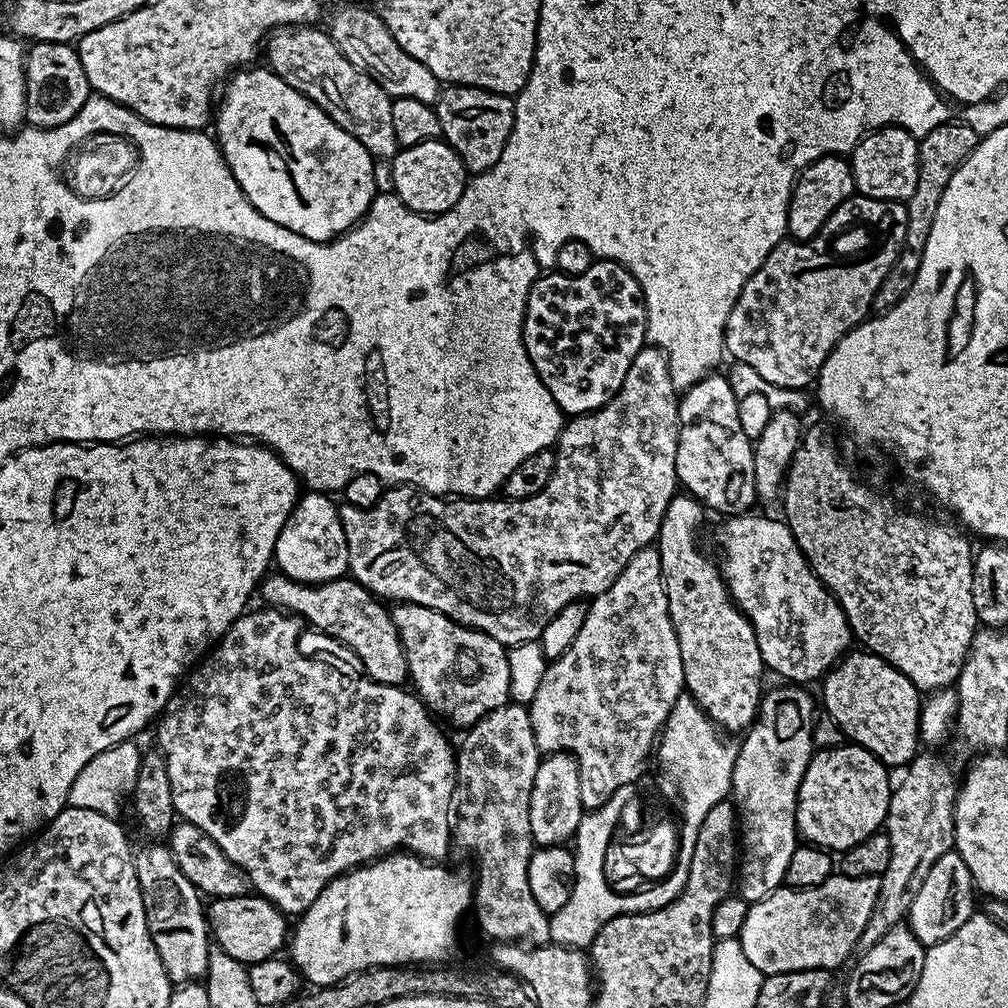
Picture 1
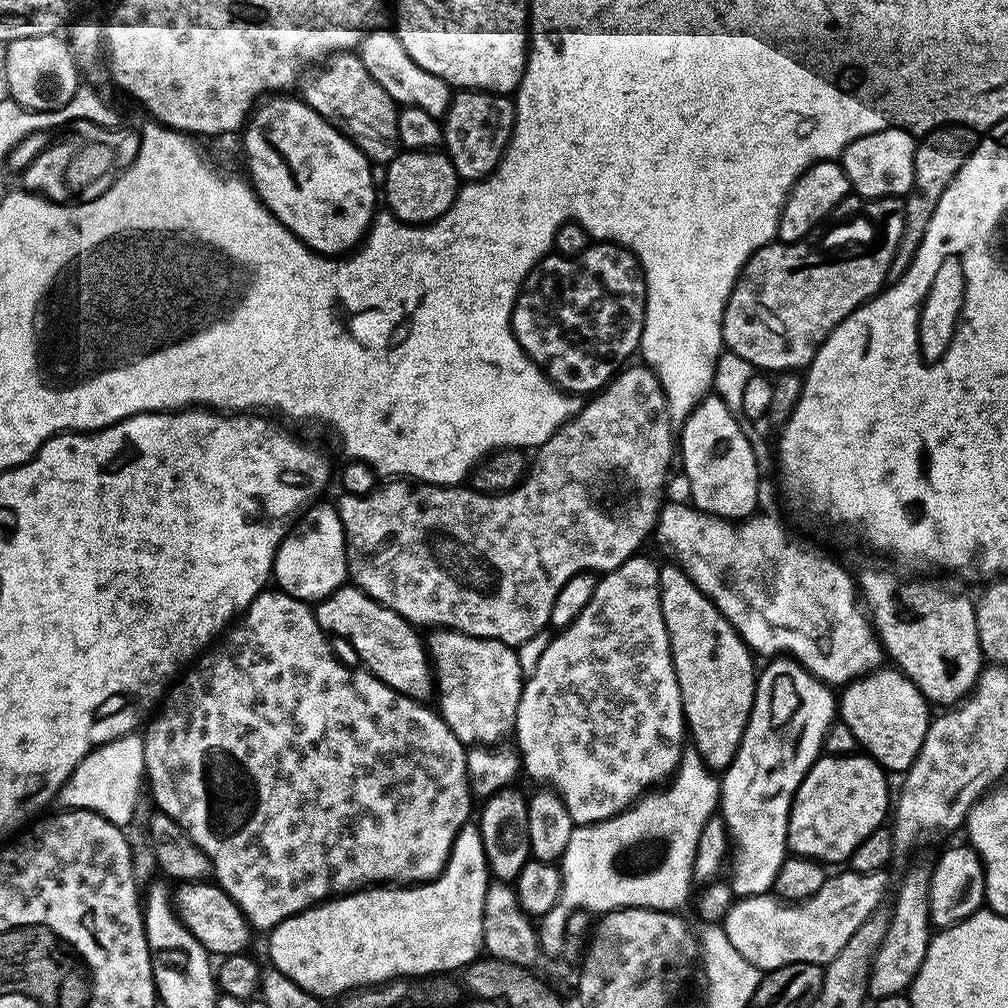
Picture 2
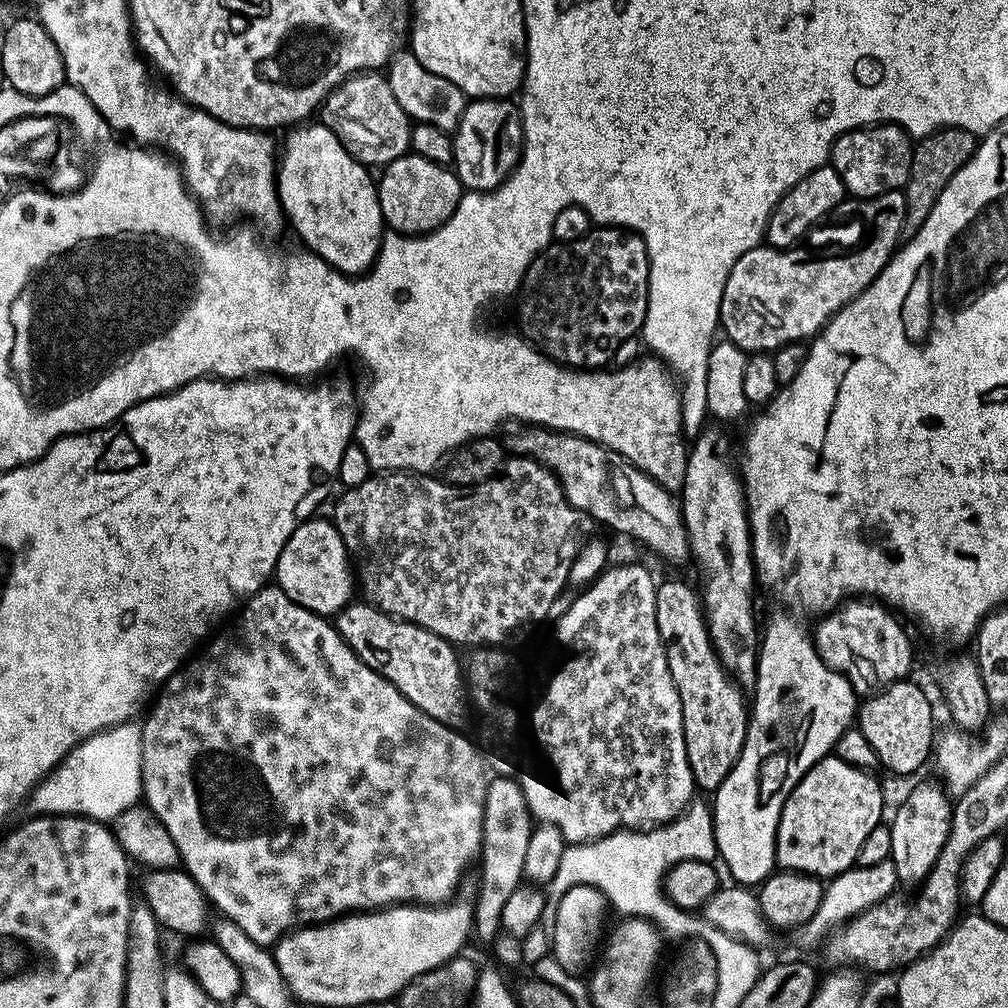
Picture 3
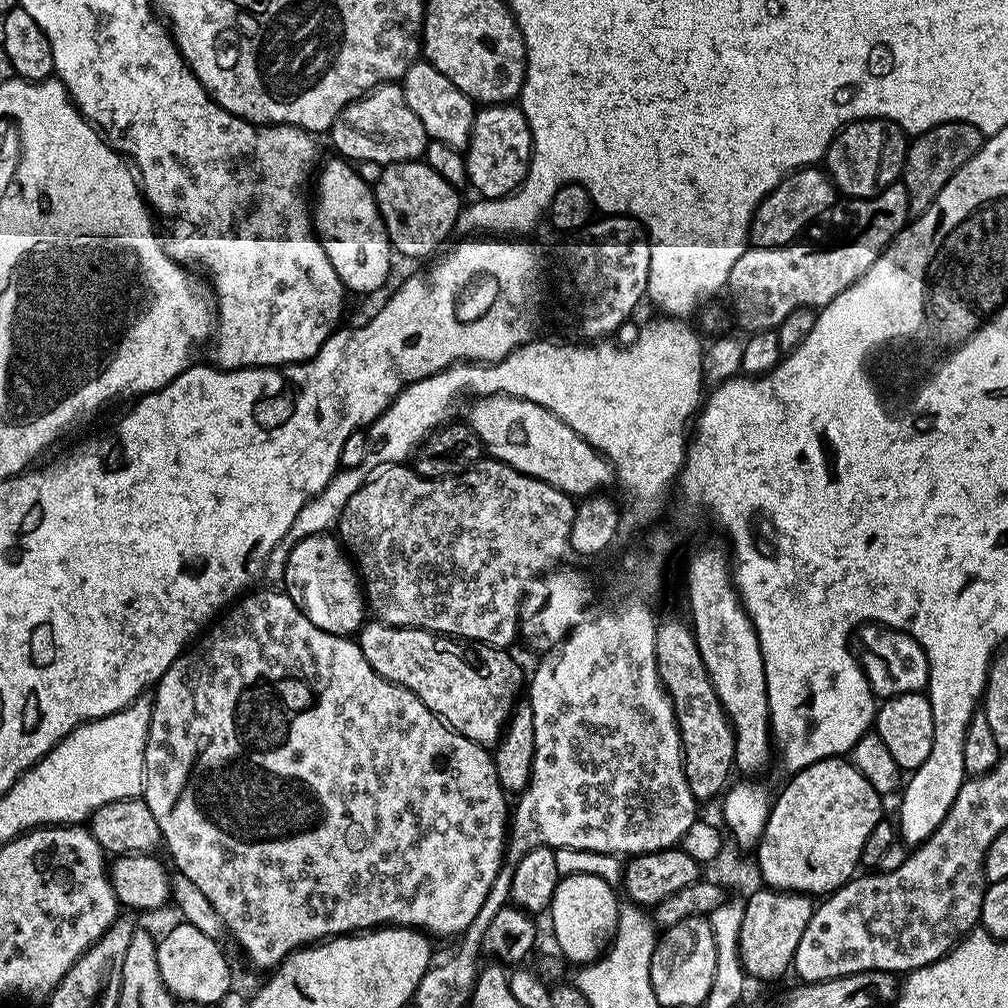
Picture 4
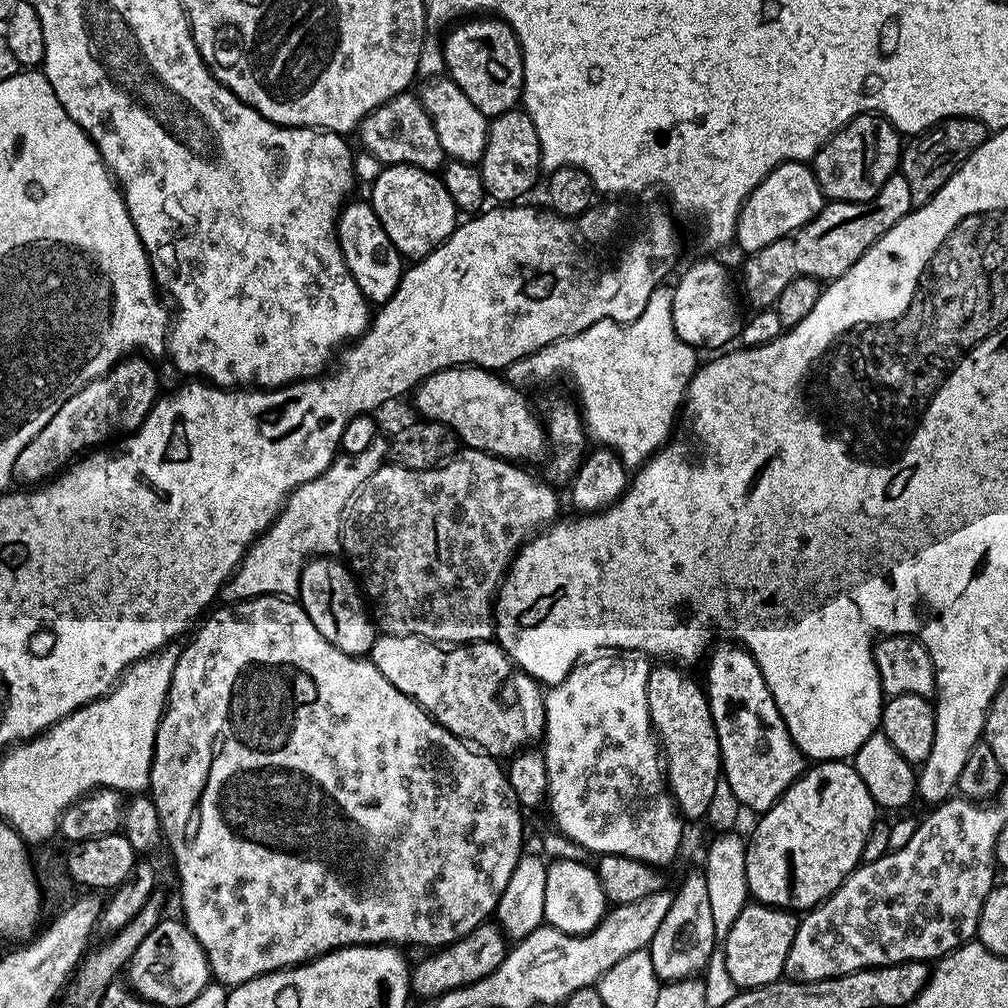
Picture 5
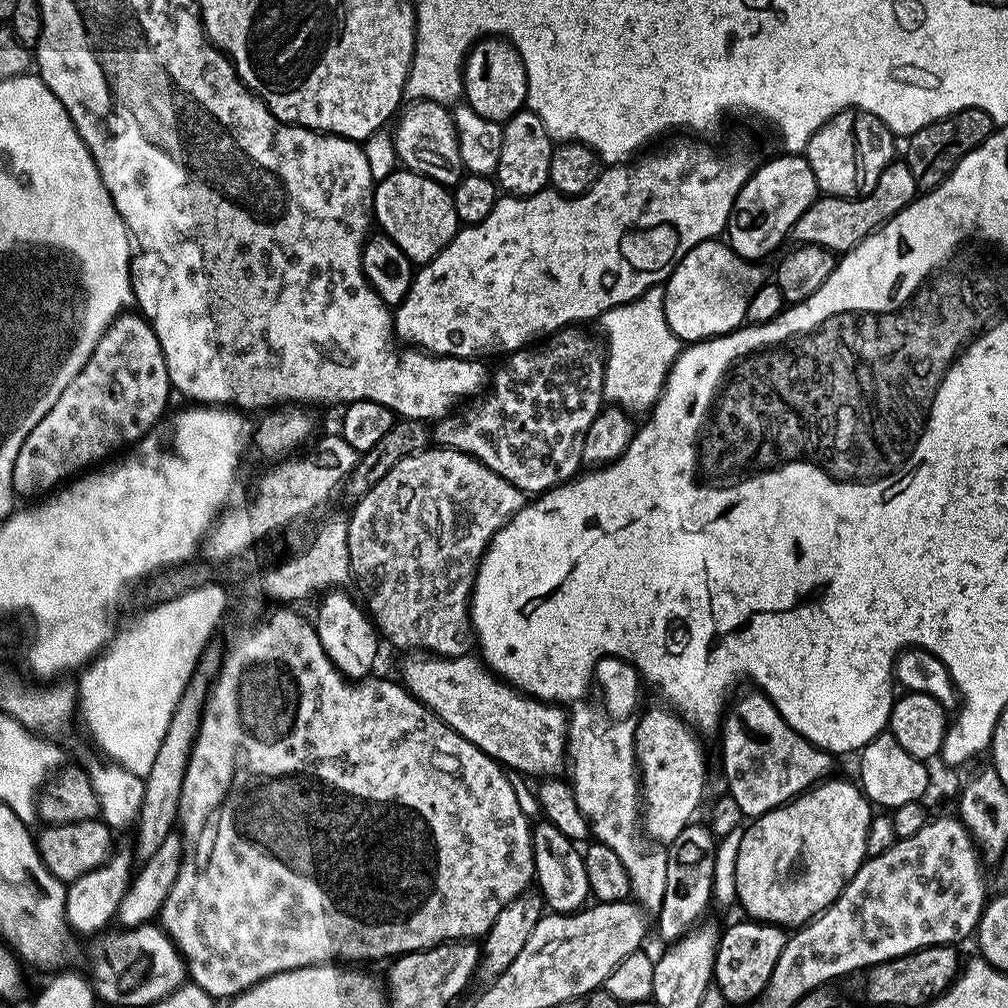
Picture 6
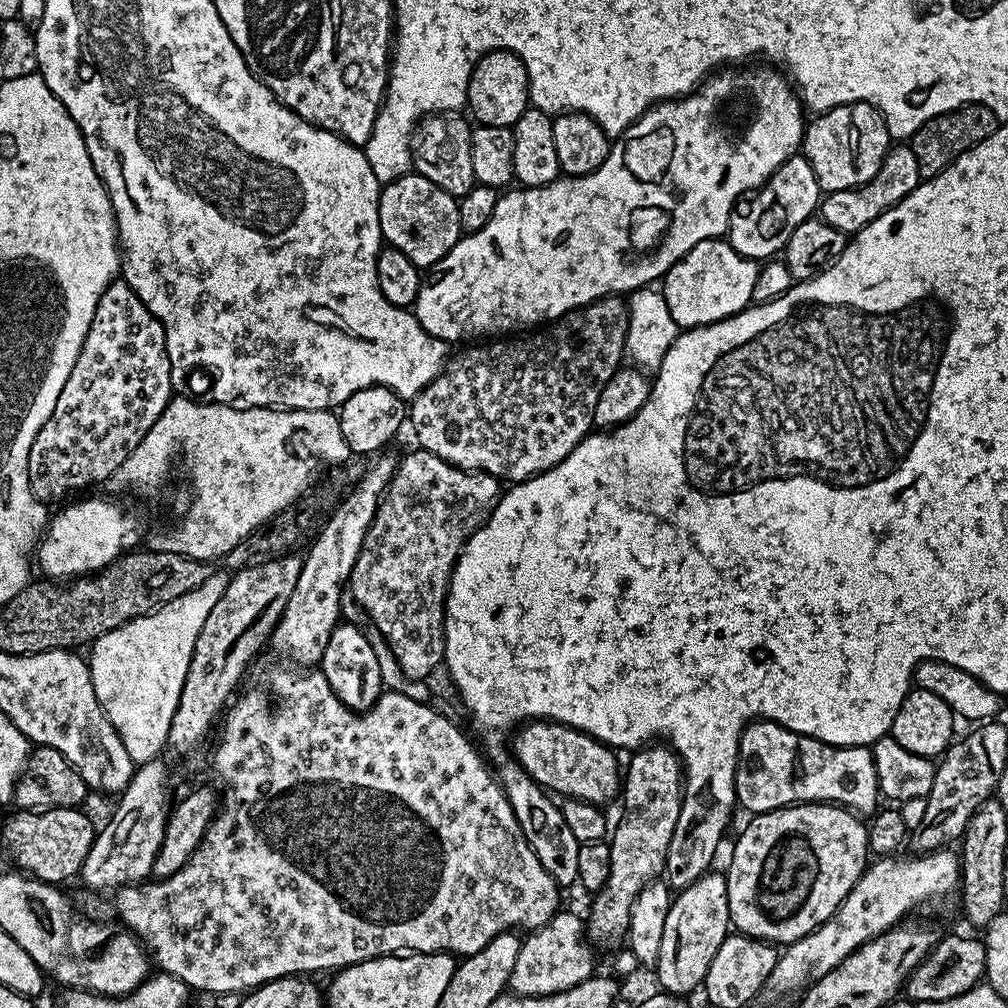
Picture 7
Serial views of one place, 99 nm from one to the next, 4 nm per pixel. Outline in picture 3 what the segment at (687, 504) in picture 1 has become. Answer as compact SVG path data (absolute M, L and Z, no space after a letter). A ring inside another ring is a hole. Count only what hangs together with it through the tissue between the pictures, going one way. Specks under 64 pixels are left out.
M661 579L656 585L654 618L664 643L670 678L674 678L682 702L682 730L692 781L701 793L715 793L738 762L748 733L750 708L746 700L744 704L745 689L722 666L708 633L701 597L692 593L690 585L680 580Z

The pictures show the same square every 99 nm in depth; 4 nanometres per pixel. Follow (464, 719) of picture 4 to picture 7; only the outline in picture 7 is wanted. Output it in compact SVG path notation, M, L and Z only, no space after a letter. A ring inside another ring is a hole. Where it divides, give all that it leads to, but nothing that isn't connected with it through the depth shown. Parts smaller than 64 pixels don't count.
M547 720L525 723L515 733L514 755L529 778L560 798L604 806L607 800L615 796L617 799L622 788L622 764L616 761L617 753L592 736L565 724Z

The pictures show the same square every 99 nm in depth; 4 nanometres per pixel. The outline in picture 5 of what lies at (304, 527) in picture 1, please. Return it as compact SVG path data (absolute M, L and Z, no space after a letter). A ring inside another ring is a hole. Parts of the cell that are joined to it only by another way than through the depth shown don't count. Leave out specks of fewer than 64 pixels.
M313 558L301 570L298 603L304 607L314 630L338 646L347 656L367 657L371 653L378 635L378 629L370 615L369 605L362 595L357 577L350 571L347 563L339 564L336 558Z

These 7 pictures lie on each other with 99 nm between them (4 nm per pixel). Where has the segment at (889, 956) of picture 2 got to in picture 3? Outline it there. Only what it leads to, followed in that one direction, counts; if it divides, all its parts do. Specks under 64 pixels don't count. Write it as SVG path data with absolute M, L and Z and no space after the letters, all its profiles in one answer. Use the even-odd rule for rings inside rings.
M939 783L920 784L904 800L904 805L890 820L890 859L896 867L896 879L901 885L919 886L930 874L938 854L946 846L946 838L952 829L953 801Z

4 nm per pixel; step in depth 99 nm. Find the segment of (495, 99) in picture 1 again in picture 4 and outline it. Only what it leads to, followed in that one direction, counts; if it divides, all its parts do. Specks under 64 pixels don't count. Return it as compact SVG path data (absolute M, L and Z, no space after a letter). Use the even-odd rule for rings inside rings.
M512 102L481 107L472 123L464 161L468 184L476 187L481 197L497 200L511 196L528 177L528 165L532 162L532 131L524 111Z

